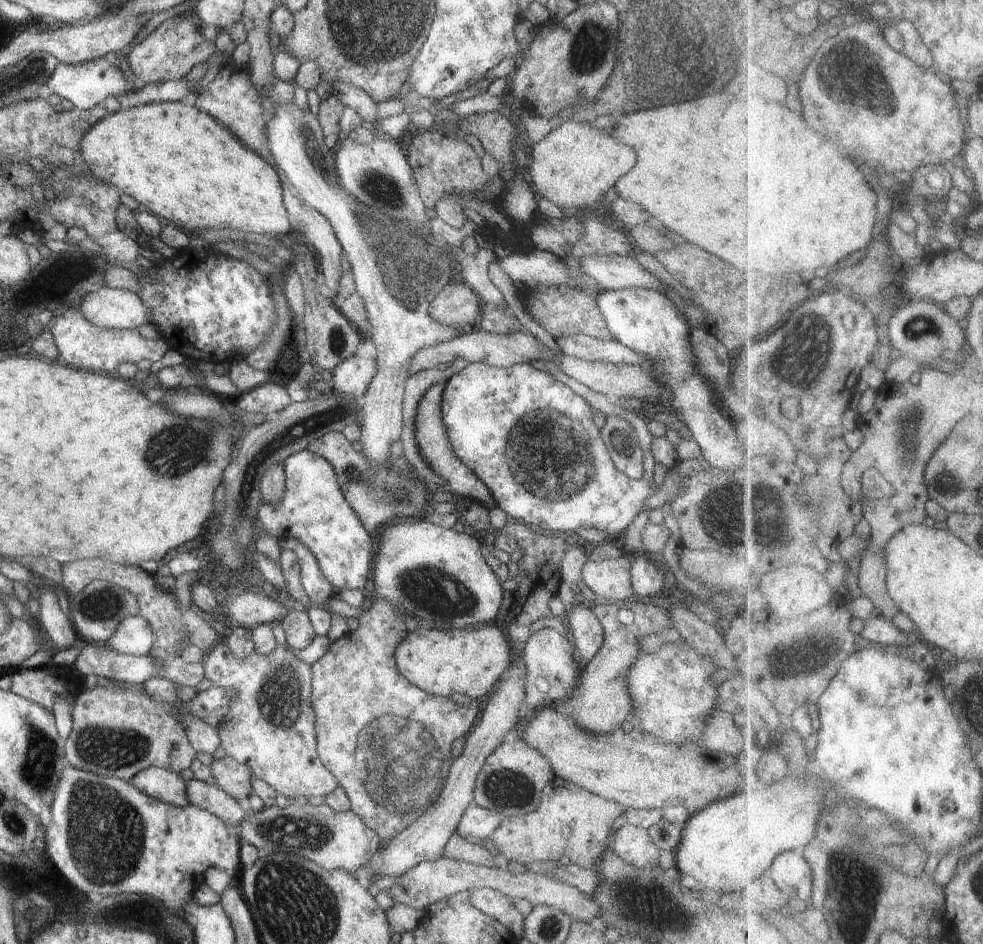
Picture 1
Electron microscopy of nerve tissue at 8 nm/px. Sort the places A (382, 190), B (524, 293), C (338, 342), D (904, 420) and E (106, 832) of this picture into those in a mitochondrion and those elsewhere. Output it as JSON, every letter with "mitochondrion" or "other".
{"A":"mitochondrion","B":"other","C":"mitochondrion","D":"mitochondrion","E":"mitochondrion"}

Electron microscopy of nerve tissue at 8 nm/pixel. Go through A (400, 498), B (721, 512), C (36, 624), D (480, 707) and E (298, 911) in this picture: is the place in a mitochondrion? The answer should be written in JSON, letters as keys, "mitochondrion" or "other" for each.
{"A":"mitochondrion","B":"mitochondrion","C":"other","D":"other","E":"mitochondrion"}

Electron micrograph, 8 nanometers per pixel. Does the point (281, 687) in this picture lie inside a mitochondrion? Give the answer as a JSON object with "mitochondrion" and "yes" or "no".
{"mitochondrion":"yes"}

